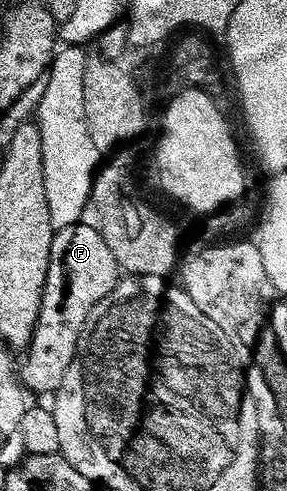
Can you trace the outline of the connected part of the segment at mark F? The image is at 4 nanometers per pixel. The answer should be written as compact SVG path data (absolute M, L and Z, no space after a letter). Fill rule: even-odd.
M85 224L58 228L51 239L39 319L33 328L29 348L24 354L25 362L19 365L19 381L26 390L34 389L37 393L49 394L56 390L71 359L77 353L79 335L91 307L95 307L103 295L117 286L119 270L115 255L111 255L111 247L107 247L100 229Z

